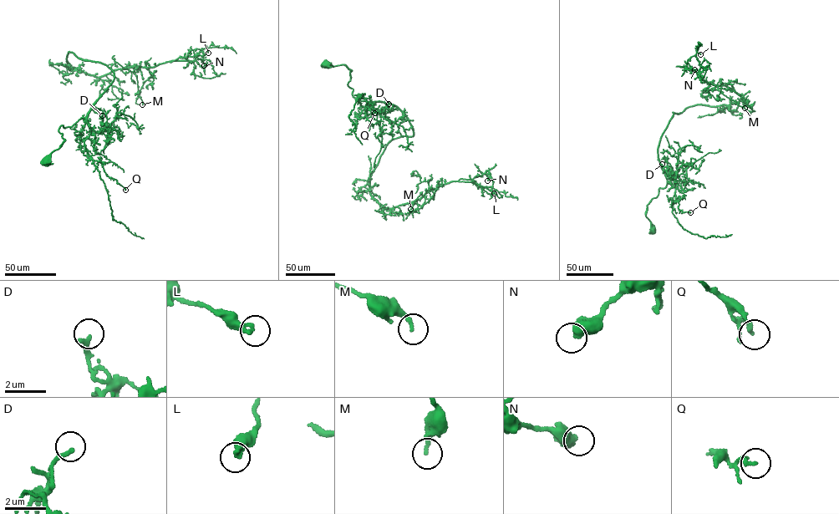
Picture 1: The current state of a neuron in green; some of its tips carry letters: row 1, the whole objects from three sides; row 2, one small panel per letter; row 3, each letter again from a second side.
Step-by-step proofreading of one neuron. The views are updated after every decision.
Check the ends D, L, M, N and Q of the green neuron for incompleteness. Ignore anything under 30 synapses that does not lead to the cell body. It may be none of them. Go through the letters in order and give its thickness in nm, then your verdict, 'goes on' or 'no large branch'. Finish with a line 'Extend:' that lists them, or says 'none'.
D: calibre 240 nm; no large branch
L: calibre 320 nm; no large branch
M: calibre 200 nm; no large branch
N: calibre 600 nm; no large branch
Q: calibre 150 nm; no large branch
Extend: none

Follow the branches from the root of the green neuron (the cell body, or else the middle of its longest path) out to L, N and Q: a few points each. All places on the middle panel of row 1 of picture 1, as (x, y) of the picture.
L: (326, 65), (344, 64), (353, 95), (394, 105), (413, 129), (372, 174), (381, 204), (455, 181), (494, 193)
N: (326, 65), (344, 64), (353, 95), (394, 105), (413, 129), (372, 174), (381, 204), (486, 170), (487, 180)
Q: (326, 65), (344, 64), (350, 70), (352, 95), (373, 102), (368, 109), (358, 101), (363, 98), (374, 113)

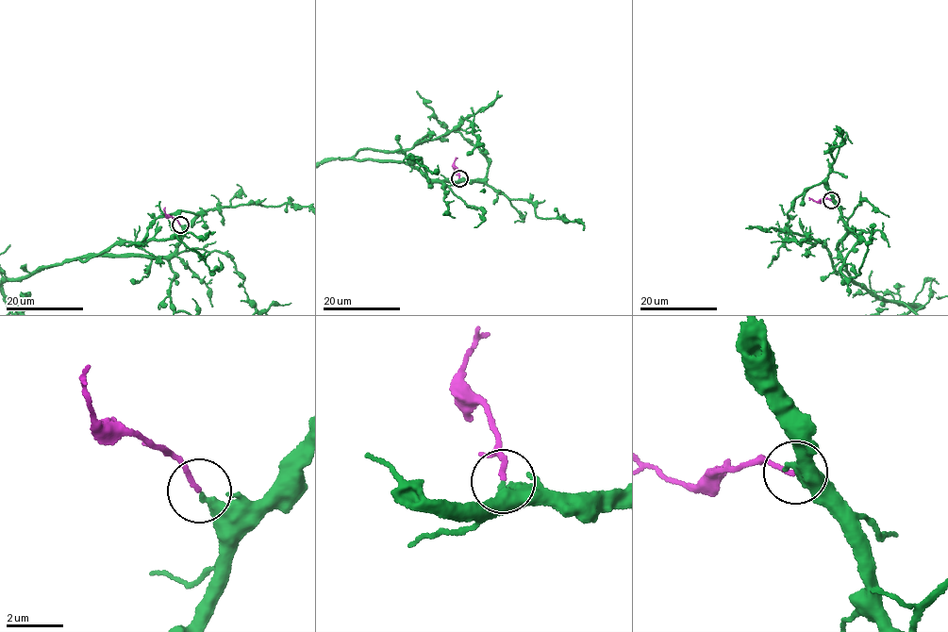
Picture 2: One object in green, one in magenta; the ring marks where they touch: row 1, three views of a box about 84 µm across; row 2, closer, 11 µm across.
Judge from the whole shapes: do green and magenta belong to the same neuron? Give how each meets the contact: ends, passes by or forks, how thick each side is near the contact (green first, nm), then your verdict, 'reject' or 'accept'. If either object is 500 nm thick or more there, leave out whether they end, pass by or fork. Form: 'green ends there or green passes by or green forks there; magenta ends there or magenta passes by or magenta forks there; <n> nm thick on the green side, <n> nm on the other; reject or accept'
green ends there; magenta ends there; 320 nm thick on the green side, 140 nm on the other; accept

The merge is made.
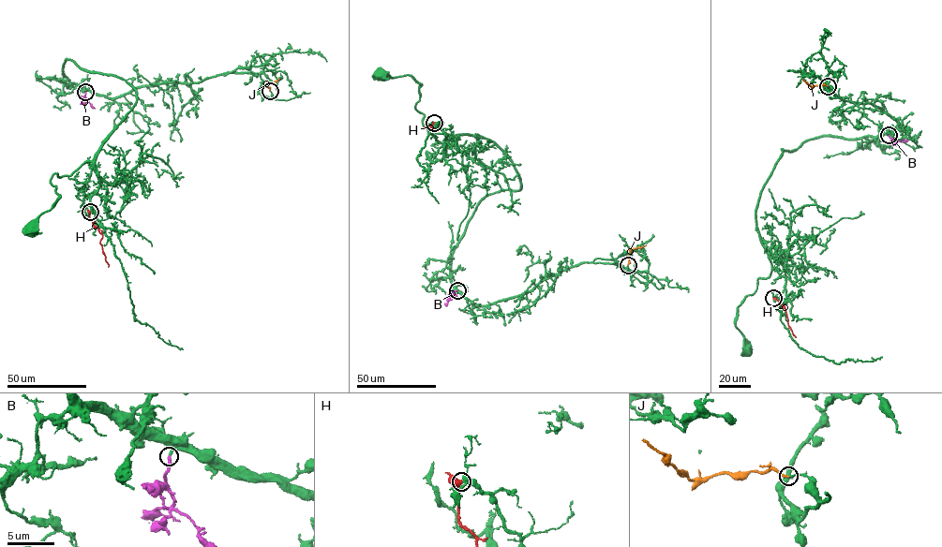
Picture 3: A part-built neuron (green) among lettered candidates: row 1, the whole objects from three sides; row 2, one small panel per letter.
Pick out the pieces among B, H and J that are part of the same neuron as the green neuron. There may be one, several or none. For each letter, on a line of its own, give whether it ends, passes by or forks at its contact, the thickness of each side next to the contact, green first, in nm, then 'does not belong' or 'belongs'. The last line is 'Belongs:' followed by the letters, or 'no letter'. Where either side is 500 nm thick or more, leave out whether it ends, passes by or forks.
B: it ends; calibres 200 and 240 nm; belongs
H: it passes by; calibres 280 and 400 nm; does not belong
J: it ends; calibres 120 and 190 nm; does not belong
Belongs: B

